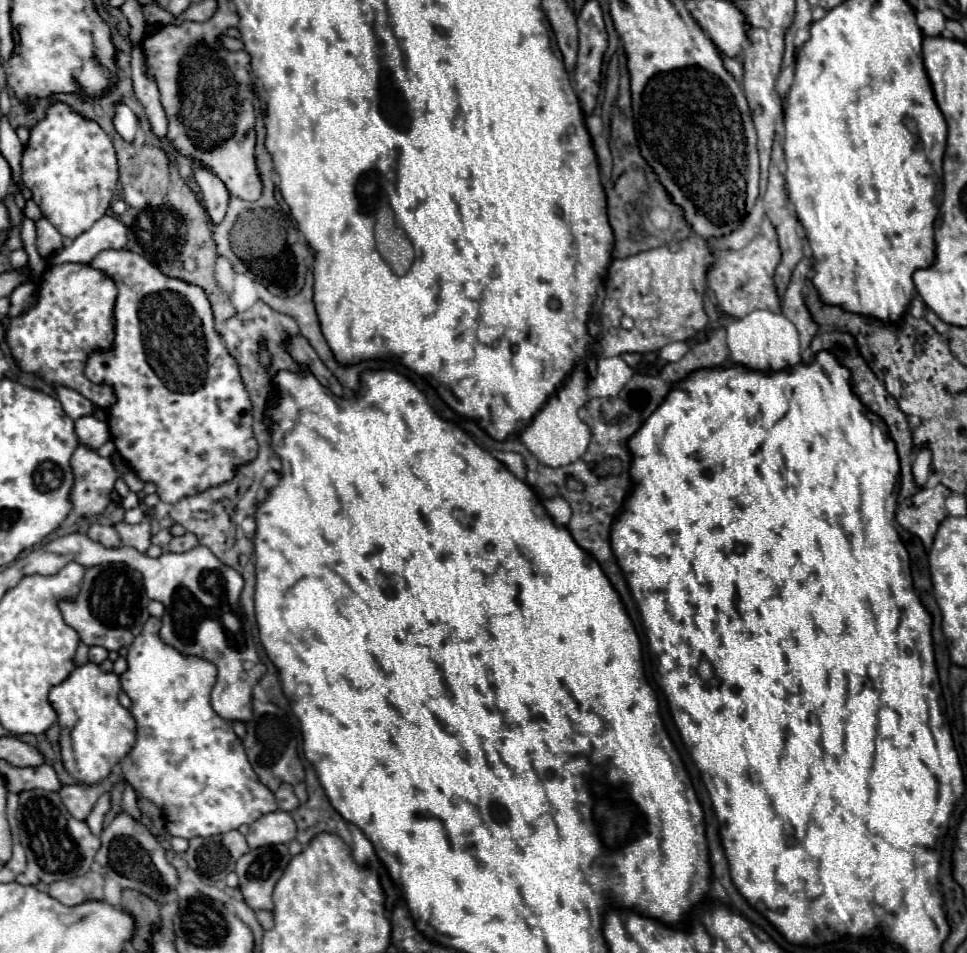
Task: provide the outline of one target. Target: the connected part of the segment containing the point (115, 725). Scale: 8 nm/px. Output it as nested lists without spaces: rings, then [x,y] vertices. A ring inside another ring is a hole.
[[[93,662],[75,668],[65,682],[49,692],[49,704],[57,712],[59,722],[63,766],[83,786],[101,784],[111,774],[111,768],[135,744],[135,718],[119,704],[119,692],[119,676],[113,672],[103,672]]]

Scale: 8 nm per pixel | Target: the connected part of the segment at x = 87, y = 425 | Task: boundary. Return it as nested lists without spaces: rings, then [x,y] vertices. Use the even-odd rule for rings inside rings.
[[[83,416],[75,420],[75,434],[79,442],[91,450],[99,450],[111,438],[107,424],[93,416]]]

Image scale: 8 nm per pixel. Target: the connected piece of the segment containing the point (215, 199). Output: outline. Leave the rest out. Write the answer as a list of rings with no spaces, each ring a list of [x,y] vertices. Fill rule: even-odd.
[[[193,160],[193,172],[195,172],[195,180],[197,180],[197,184],[201,188],[201,194],[203,194],[203,204],[207,208],[207,214],[209,214],[213,226],[217,226],[227,212],[229,192],[217,176],[207,172],[203,168],[203,164],[199,164],[195,160]]]

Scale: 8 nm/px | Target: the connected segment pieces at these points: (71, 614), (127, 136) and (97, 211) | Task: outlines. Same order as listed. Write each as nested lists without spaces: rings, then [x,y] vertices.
[[[105,564],[87,568],[77,600],[61,602],[59,608],[65,622],[79,634],[83,644],[117,652],[119,648],[129,646],[143,630],[143,624],[149,618],[147,604],[149,598],[143,588],[143,576],[137,570],[125,564]]]
[[[117,102],[117,104],[115,104],[115,112],[113,112],[113,126],[115,126],[117,134],[119,134],[125,142],[133,142],[139,122],[137,122],[135,112],[133,112],[125,102]]]
[[[67,102],[49,104],[45,118],[31,128],[31,136],[21,158],[21,180],[33,192],[33,200],[41,208],[43,216],[62,236],[75,239],[107,212],[117,186],[117,176],[115,148],[103,128],[97,122],[75,112]]]

